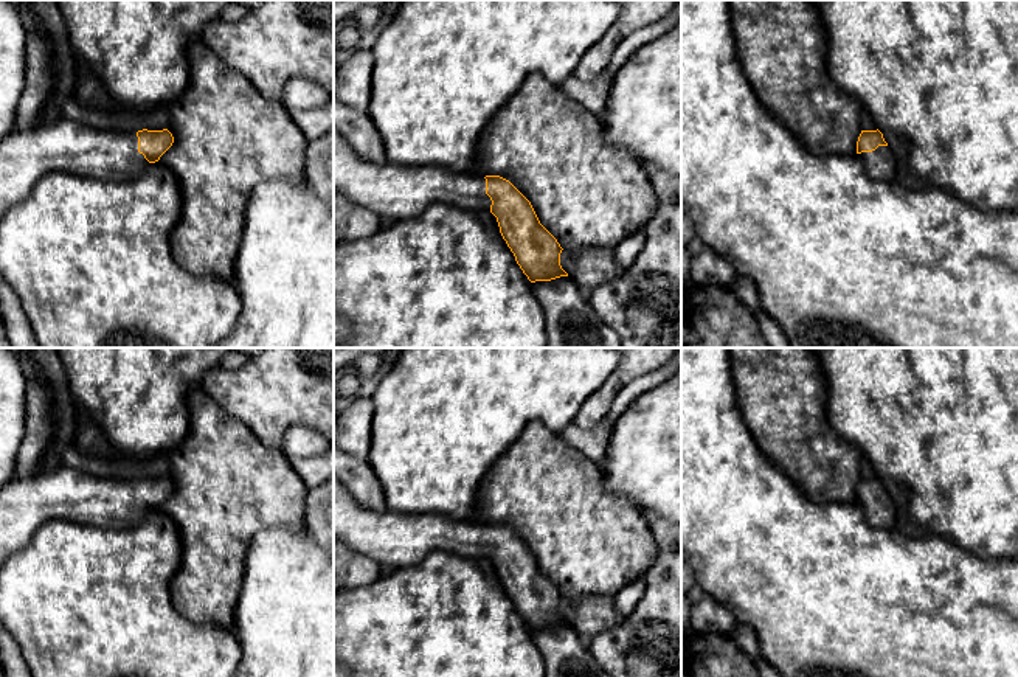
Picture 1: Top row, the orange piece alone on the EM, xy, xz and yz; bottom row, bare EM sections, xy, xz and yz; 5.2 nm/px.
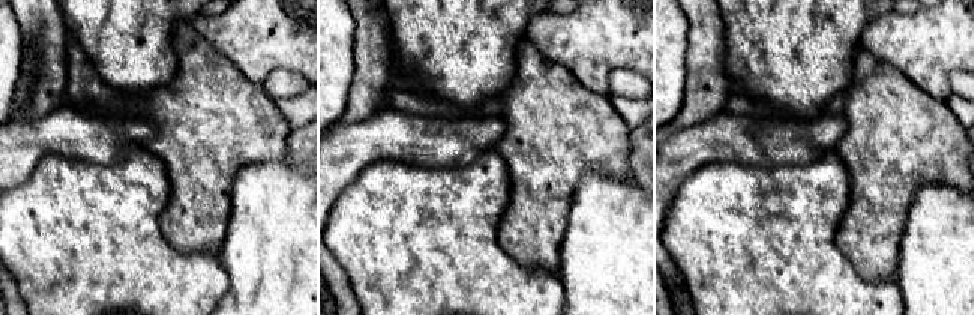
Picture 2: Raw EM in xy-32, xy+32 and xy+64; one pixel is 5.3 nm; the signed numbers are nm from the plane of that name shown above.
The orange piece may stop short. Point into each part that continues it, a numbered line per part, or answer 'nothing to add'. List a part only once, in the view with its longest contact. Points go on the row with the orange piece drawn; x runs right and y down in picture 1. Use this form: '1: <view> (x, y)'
1: xz (402, 193)

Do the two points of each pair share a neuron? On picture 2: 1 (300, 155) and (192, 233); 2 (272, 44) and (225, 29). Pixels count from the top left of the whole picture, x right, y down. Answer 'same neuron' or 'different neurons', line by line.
1: different neurons
2: same neuron

